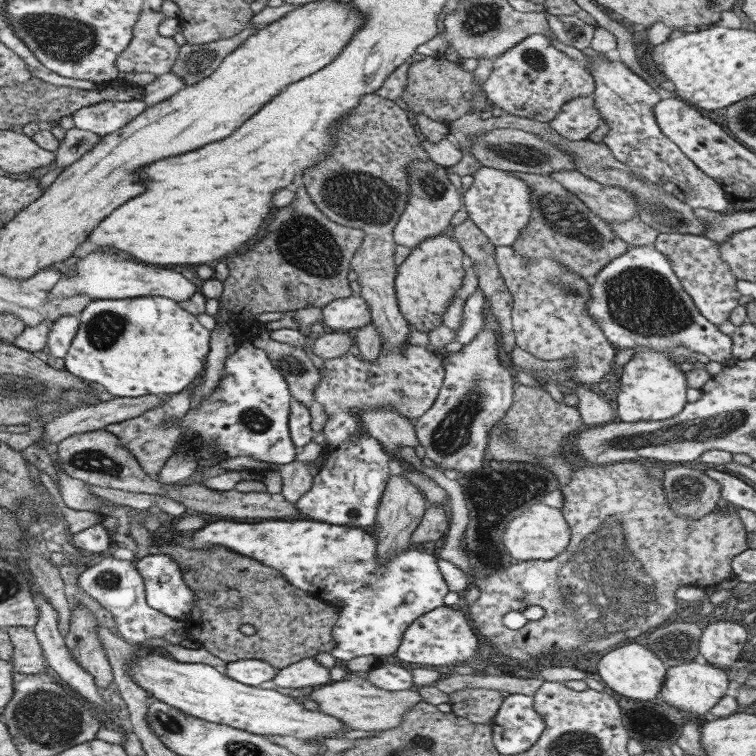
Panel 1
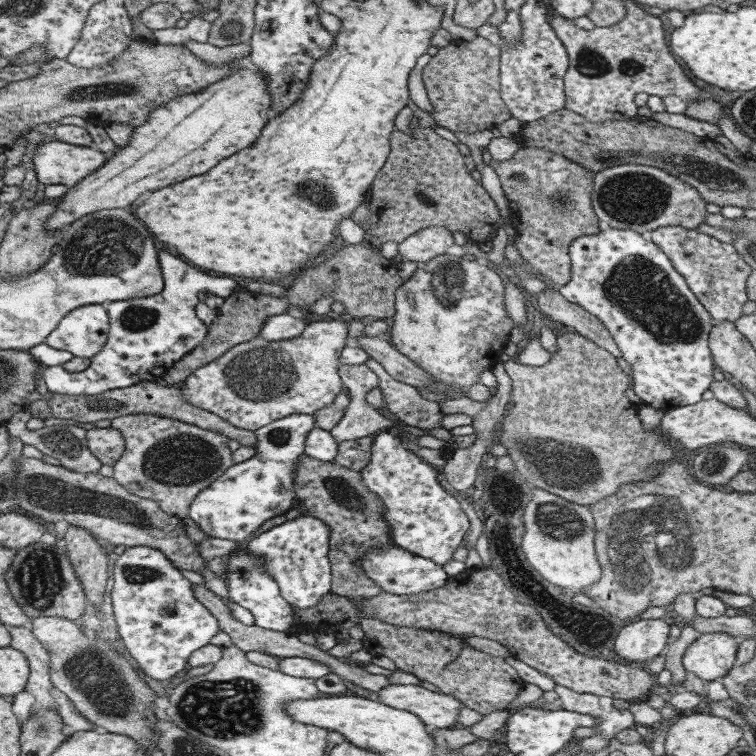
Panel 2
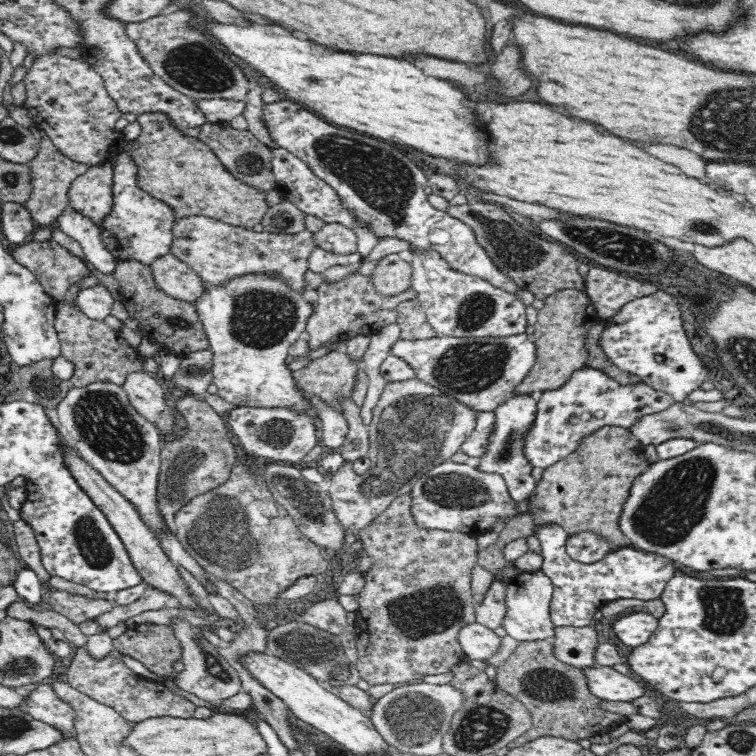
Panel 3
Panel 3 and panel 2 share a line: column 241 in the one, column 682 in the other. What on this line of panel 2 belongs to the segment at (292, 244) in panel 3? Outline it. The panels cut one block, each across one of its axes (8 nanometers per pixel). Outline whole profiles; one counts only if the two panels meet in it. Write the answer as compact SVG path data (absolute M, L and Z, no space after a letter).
M663 226L648 232L647 239L667 256L672 268L684 279L712 320L734 322L747 301L745 284L752 269L745 264L732 244L681 226Z

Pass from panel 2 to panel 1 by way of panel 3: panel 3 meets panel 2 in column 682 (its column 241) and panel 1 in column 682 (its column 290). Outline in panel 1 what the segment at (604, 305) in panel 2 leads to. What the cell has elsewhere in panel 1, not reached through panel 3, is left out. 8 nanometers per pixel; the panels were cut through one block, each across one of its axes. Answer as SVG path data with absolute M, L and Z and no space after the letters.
M653 246L629 247L619 257L603 266L590 282L590 300L586 311L596 320L606 340L619 351L623 348L636 350L635 356L620 367L620 384L609 391L615 419L621 422L665 420L671 418L685 406L686 386L684 372L671 361L669 350L676 347L689 349L691 354L704 354L709 360L721 364L732 360L730 336L717 330L717 325L703 318L691 297L681 288L677 277L671 271L669 261Z

